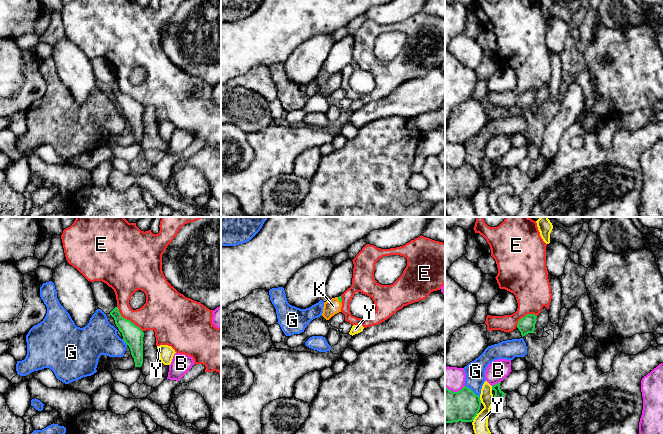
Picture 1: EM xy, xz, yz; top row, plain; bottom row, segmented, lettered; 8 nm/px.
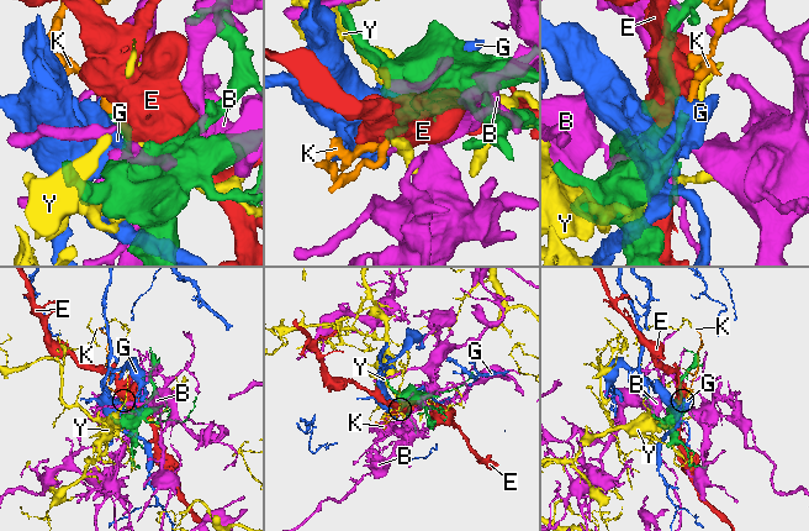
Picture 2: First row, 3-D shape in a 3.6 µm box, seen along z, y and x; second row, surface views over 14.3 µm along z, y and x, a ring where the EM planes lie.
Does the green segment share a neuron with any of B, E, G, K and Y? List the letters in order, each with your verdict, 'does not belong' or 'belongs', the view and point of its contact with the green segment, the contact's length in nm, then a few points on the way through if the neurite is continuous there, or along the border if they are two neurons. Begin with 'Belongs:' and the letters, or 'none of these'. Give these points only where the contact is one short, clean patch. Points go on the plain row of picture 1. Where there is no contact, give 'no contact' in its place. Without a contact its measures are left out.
Belongs: K
B: does not belong; contact yz (497, 159); length 80 nm
E: does not belong; contact xy (126, 95); length 300 nm
G: does not belong; contact yz (471, 166); length 160 nm
K: belongs; contact xz (339, 76); length 60 nm; way xz (339, 74), (339, 76), (333, 82)
Y: does not belong; contact yz (475, 192); length 80 nm

